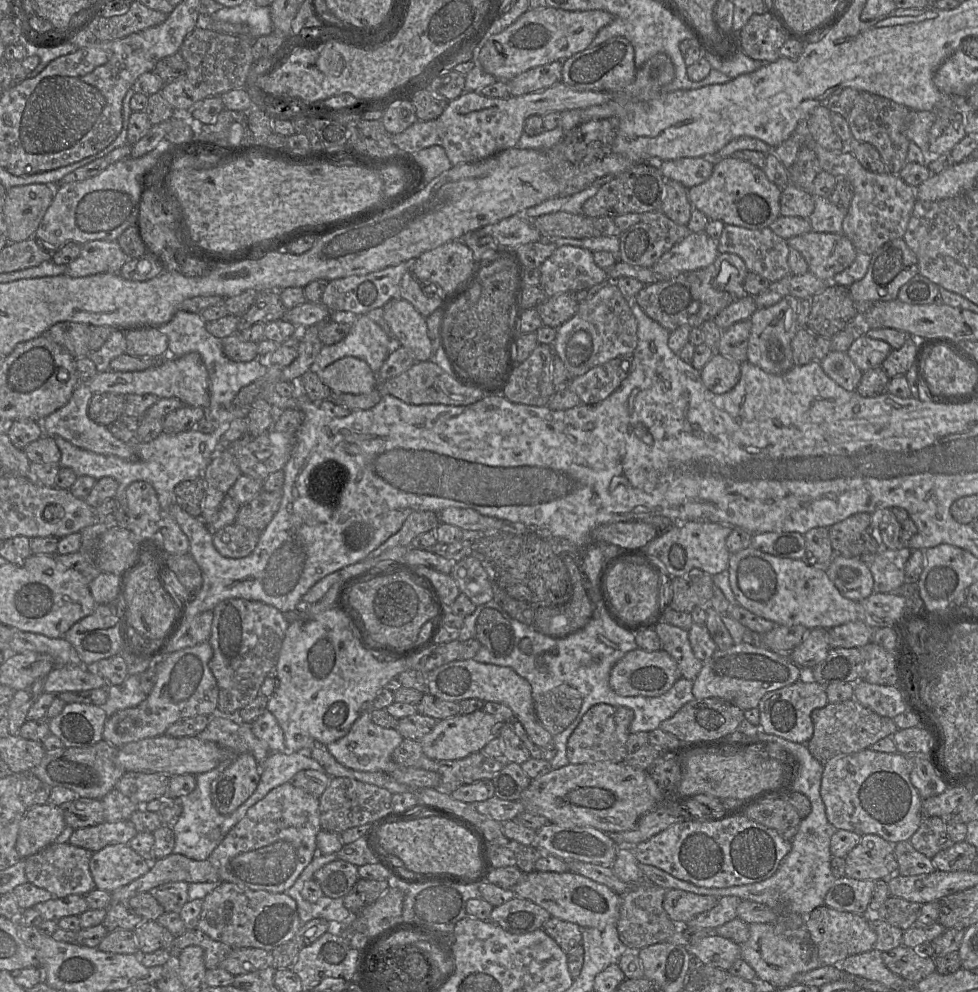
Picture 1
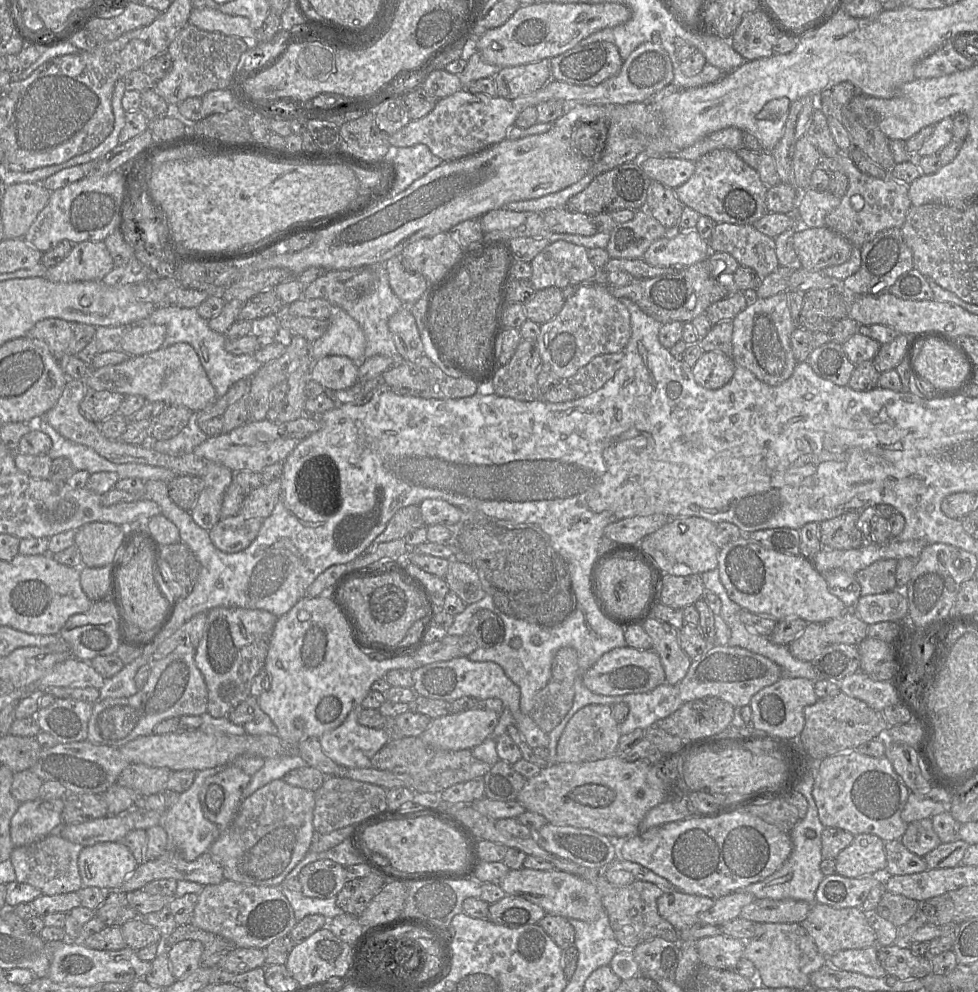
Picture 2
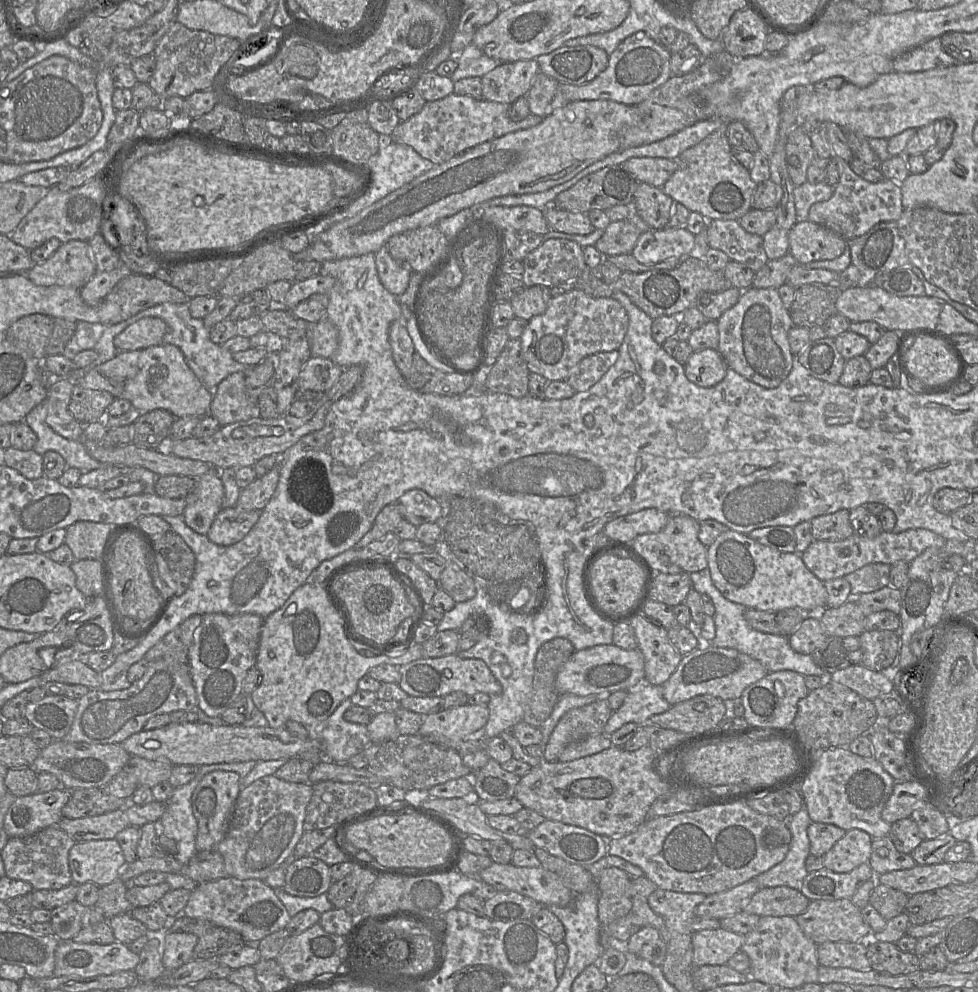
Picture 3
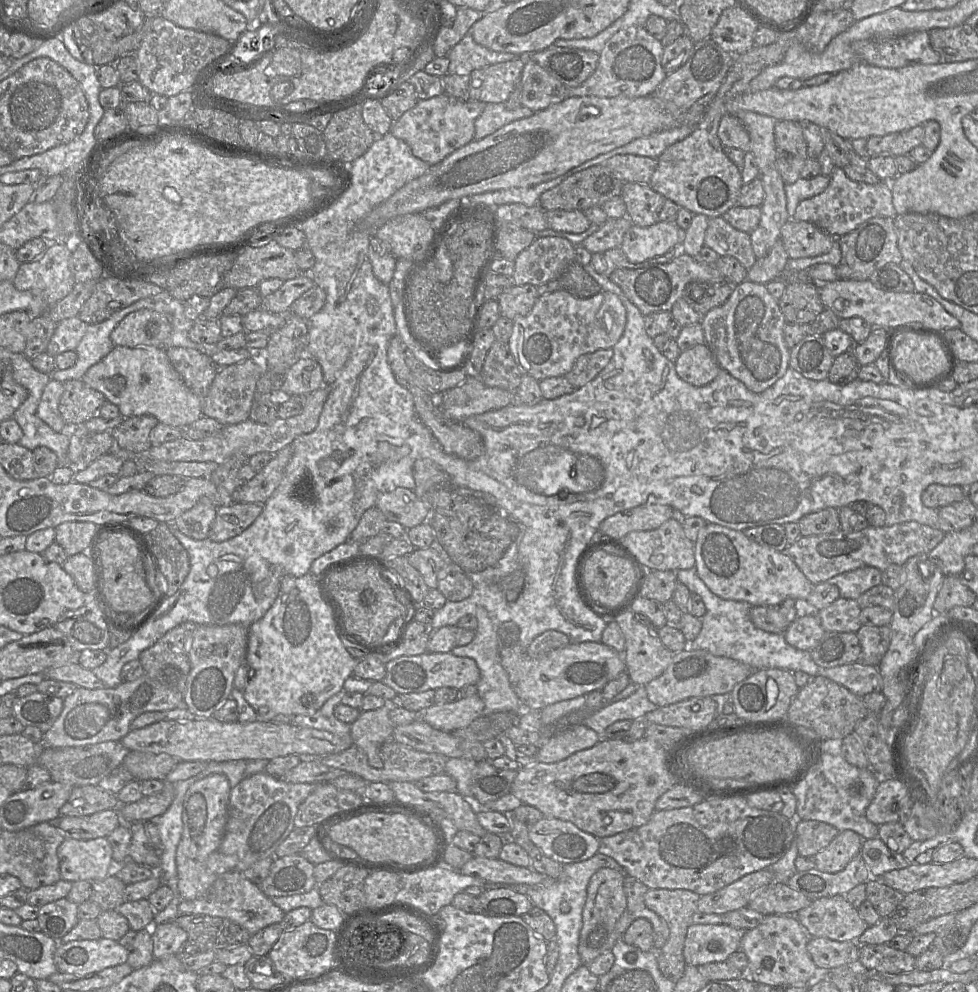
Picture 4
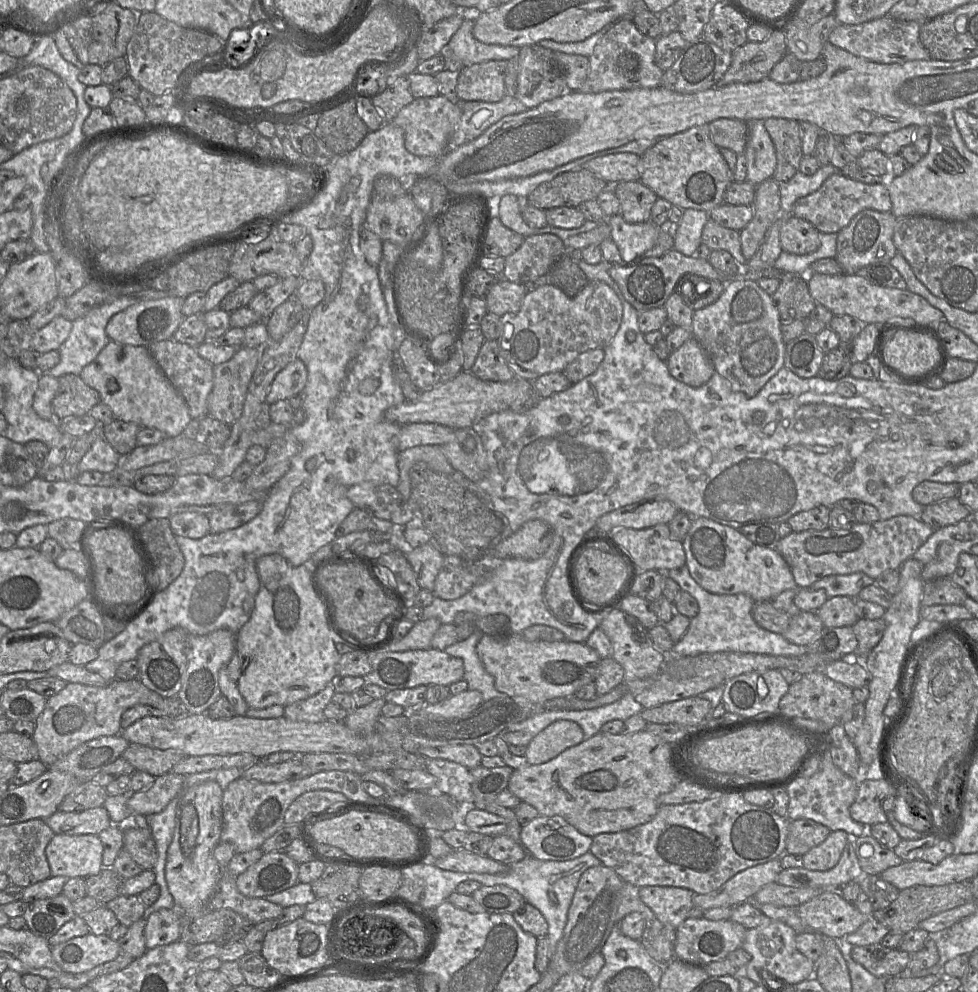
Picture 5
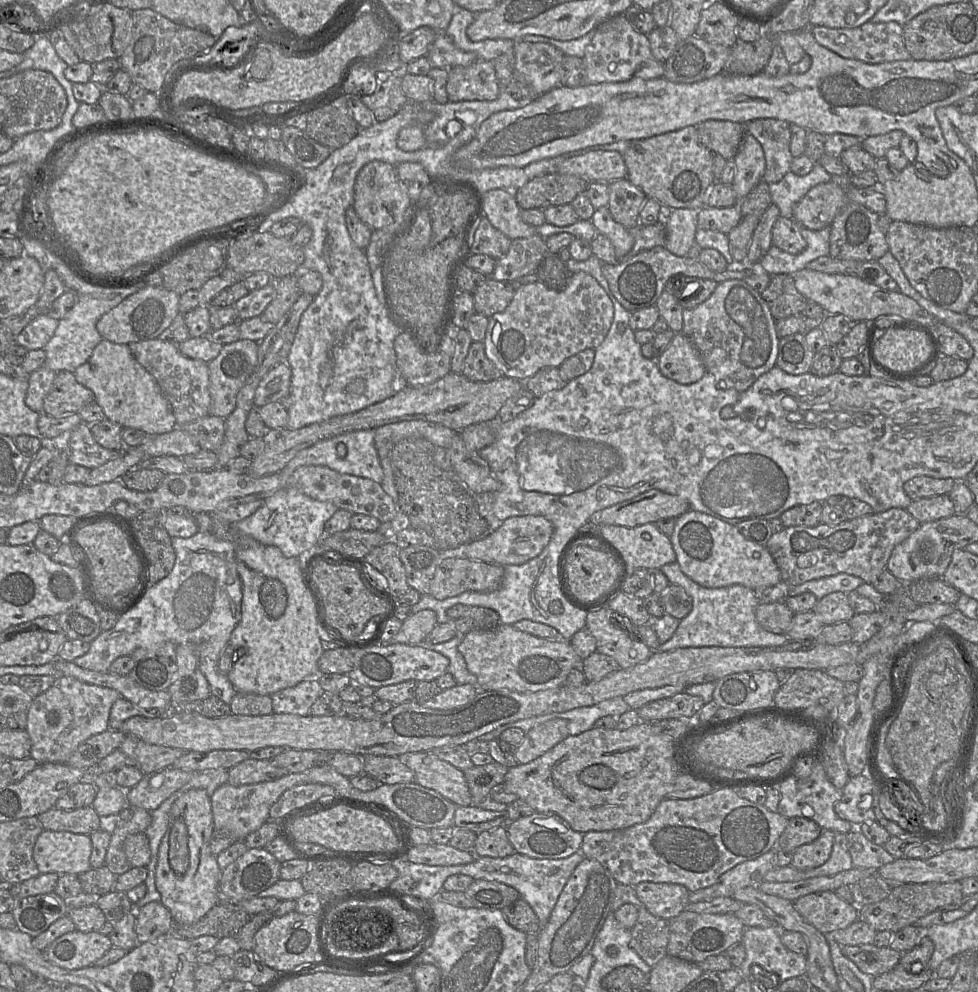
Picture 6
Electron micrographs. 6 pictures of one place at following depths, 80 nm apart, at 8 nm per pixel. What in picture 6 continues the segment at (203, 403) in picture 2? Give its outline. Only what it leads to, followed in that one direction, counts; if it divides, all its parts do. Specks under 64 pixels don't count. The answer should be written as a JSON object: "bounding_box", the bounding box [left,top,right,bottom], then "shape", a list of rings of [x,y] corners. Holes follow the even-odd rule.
{"bounding_box":[73,339,178,435],"shape":[[[103,339],[93,350],[89,359],[73,372],[76,380],[92,390],[95,403],[102,407],[106,418],[123,428],[135,428],[151,435],[163,434],[178,427],[169,402],[163,395],[155,378],[134,358],[127,344],[116,344]]]}

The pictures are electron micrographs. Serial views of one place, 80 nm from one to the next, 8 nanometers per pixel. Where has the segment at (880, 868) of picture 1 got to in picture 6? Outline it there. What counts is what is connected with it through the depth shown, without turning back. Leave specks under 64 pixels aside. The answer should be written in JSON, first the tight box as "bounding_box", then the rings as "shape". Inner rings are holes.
{"bounding_box":[791,830,835,870],"shape":[[[822,830],[813,842],[801,845],[792,852],[791,866],[799,870],[809,870],[824,864],[831,855],[834,837],[835,832]]]}

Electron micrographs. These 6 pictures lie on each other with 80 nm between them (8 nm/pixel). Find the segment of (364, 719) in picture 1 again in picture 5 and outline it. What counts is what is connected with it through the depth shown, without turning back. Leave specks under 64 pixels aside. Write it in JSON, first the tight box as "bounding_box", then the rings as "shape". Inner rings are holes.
{"bounding_box":[284,684,335,722],"shape":[[[330,684],[307,699],[284,706],[284,716],[294,721],[322,722],[329,720],[324,715],[324,709],[331,702],[335,693]]]}

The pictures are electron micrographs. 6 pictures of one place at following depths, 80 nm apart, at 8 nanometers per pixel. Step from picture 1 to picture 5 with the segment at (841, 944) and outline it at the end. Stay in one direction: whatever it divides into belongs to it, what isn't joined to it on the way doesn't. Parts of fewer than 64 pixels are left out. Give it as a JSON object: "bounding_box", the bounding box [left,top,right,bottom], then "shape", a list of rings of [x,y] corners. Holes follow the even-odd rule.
{"bounding_box":[795,890,868,940],"shape":[[[838,890],[823,892],[796,907],[795,911],[810,930],[834,940],[855,932],[868,919],[854,905],[848,903]]]}

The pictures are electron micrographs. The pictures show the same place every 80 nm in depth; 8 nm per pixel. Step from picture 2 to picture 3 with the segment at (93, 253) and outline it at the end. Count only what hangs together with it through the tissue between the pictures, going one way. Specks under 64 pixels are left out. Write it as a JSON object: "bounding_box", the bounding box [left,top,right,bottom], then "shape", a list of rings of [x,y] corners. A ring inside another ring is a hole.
{"bounding_box":[26,241,96,287],"shape":[[[88,241],[62,243],[45,262],[26,272],[38,286],[83,287],[96,274],[94,256]]]}

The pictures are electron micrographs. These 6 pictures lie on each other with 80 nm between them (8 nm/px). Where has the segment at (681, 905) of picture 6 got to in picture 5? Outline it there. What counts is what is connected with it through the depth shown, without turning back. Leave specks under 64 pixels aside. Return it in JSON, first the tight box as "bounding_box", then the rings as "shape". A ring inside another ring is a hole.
{"bounding_box":[639,886,695,930],"shape":[[[642,886],[639,897],[655,916],[674,930],[688,918],[695,893],[689,889],[673,886]]]}

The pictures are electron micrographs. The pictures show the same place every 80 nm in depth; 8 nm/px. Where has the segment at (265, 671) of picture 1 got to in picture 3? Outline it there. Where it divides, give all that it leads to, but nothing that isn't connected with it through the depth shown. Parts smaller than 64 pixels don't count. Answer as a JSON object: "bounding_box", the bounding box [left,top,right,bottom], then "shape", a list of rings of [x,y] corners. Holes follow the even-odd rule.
{"bounding_box":[188,613,264,717],"shape":[[[252,613],[203,615],[188,652],[188,665],[199,711],[209,717],[220,717],[243,692],[246,674],[256,664],[264,619]]]}

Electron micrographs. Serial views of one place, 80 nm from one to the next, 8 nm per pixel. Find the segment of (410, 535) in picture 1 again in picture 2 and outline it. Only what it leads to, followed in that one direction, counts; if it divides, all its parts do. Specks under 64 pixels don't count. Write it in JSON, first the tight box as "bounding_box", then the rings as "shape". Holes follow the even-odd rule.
{"bounding_box":[371,505,425,547],"shape":[[[418,505],[399,509],[387,523],[384,531],[378,535],[371,547],[383,542],[403,539],[409,532],[425,526]]]}

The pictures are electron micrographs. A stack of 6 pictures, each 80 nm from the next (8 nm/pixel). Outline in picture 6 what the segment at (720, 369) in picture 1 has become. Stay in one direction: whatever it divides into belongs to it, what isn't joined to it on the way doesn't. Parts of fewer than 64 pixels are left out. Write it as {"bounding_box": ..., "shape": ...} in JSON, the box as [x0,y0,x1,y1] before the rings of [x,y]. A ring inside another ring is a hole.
{"bounding_box":[656,333,707,385],"shape":[[[683,333],[675,334],[656,362],[666,378],[683,385],[697,382],[707,372],[698,349]]]}

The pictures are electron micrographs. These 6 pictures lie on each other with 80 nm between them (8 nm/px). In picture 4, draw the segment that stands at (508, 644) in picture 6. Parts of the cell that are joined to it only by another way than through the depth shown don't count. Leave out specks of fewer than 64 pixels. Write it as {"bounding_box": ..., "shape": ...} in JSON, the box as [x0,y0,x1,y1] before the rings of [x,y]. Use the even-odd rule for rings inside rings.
{"bounding_box":[500,642,625,711],"shape":[[[601,642],[570,643],[540,657],[531,656],[527,650],[519,646],[505,646],[500,650],[500,662],[524,709],[536,711],[541,711],[546,706],[562,700],[600,691],[609,681],[625,672],[623,654]]]}

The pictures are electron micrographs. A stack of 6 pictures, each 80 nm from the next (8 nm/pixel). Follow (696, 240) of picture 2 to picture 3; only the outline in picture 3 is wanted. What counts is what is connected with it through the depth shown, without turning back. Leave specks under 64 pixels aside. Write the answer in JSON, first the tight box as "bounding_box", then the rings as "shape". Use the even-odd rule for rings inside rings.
{"bounding_box":[631,225,695,264],"shape":[[[668,225],[641,234],[631,254],[642,264],[656,264],[669,259],[680,261],[691,255],[694,243],[695,235],[686,228]]]}

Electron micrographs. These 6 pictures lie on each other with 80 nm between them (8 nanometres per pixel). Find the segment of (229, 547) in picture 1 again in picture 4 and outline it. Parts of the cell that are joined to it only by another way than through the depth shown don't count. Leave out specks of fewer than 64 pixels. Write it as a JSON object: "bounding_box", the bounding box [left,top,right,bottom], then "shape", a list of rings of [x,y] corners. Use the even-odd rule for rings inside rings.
{"bounding_box":[209,502,263,542],"shape":[[[233,502],[217,508],[209,539],[224,542],[244,532],[263,511],[262,503]]]}

